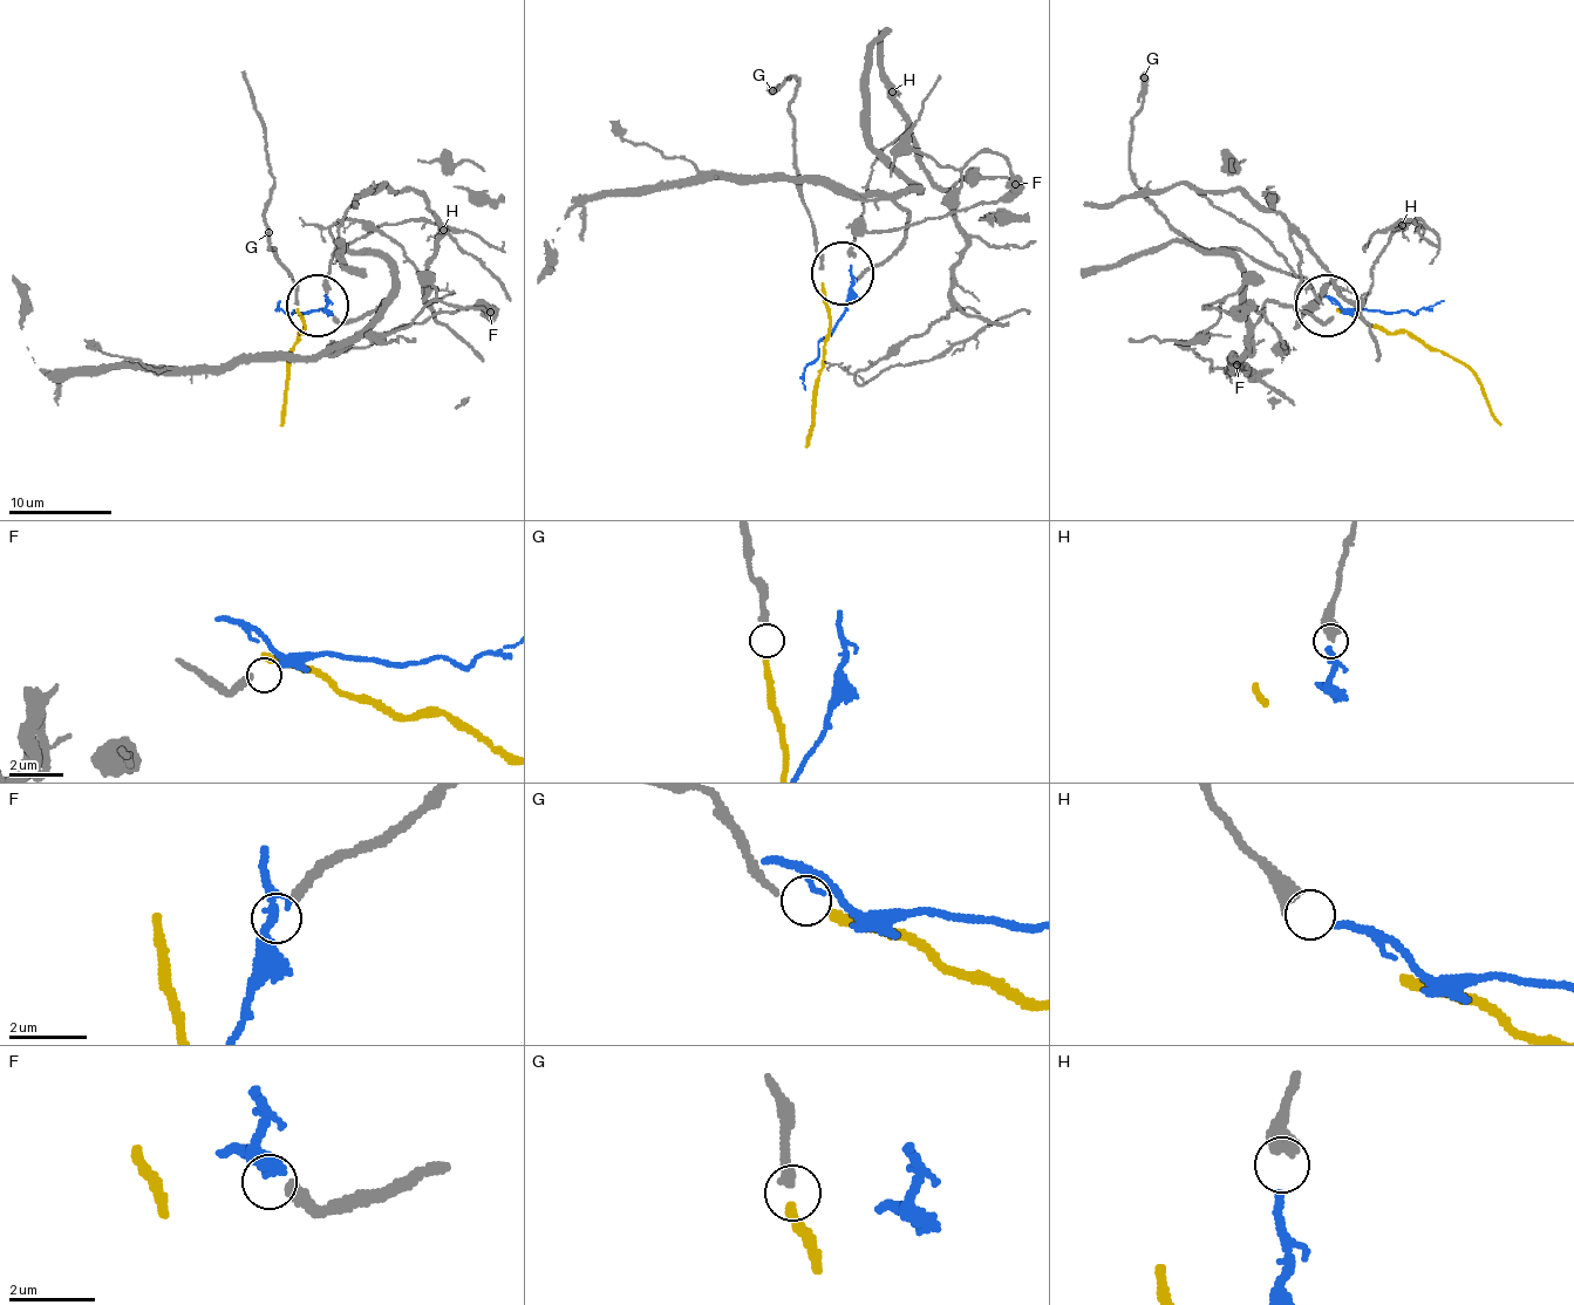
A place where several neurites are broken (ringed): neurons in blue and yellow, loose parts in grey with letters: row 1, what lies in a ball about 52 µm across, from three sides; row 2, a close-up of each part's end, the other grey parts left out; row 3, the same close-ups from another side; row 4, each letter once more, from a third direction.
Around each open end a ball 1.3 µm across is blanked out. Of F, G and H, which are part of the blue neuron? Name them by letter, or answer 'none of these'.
H

